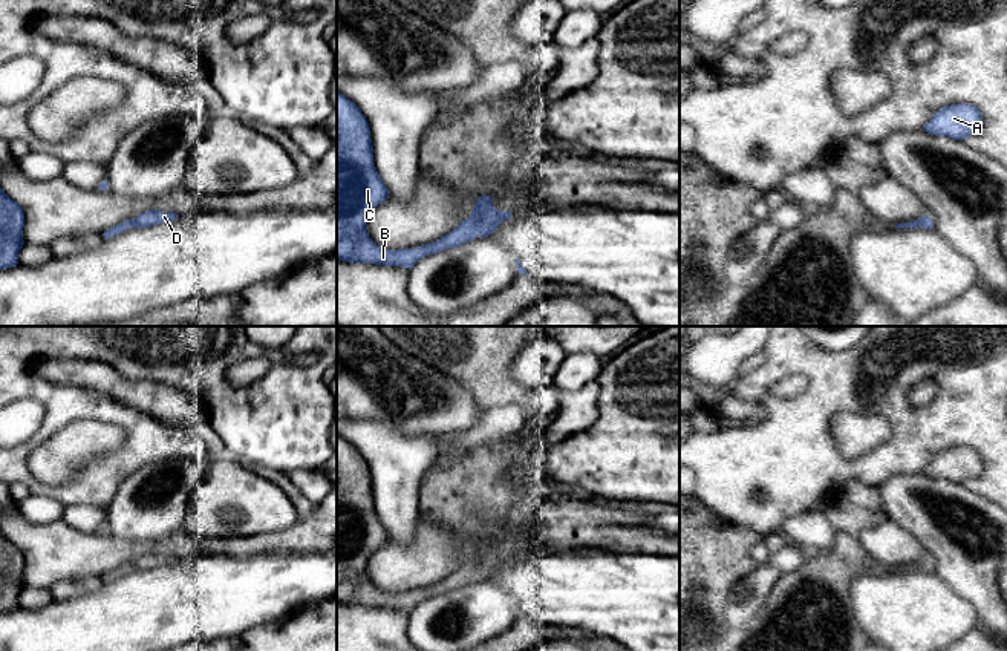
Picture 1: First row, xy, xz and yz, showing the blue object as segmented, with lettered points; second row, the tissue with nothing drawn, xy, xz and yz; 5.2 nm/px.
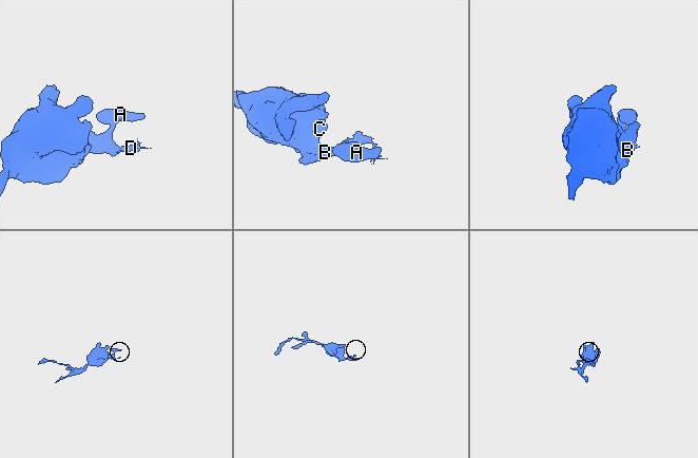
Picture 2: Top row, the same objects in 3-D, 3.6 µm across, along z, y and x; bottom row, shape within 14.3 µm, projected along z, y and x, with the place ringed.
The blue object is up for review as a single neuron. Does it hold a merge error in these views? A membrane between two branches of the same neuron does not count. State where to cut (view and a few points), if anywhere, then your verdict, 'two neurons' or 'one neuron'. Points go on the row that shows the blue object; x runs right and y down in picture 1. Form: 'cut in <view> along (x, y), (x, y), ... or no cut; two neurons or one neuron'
no cut; one neuron

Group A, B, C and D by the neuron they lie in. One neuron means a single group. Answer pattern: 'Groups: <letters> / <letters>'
Groups: A B C D

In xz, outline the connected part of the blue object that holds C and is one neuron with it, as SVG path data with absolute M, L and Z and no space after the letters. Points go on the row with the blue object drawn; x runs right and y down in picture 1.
M337 92L337 259L357 263L376 263L387 267L412 268L419 259L447 248L459 247L474 240L477 236L491 236L497 225L511 219L511 211L500 211L493 207L491 196L477 198L470 218L461 222L453 231L433 244L416 248L387 250L376 245L367 233L370 211L389 198L387 187L380 178L373 162L373 146L370 127L366 116L354 101Z

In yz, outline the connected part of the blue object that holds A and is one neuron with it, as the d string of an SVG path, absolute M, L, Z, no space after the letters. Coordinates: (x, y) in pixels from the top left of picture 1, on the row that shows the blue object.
M952 104L937 110L923 129L930 135L949 136L963 141L970 135L981 133L983 116L972 104Z

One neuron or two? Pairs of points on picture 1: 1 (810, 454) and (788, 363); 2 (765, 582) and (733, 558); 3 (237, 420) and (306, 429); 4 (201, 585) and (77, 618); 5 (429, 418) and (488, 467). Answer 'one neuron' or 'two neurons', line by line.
1: one neuron
2: two neurons
3: one neuron
4: one neuron
5: two neurons

